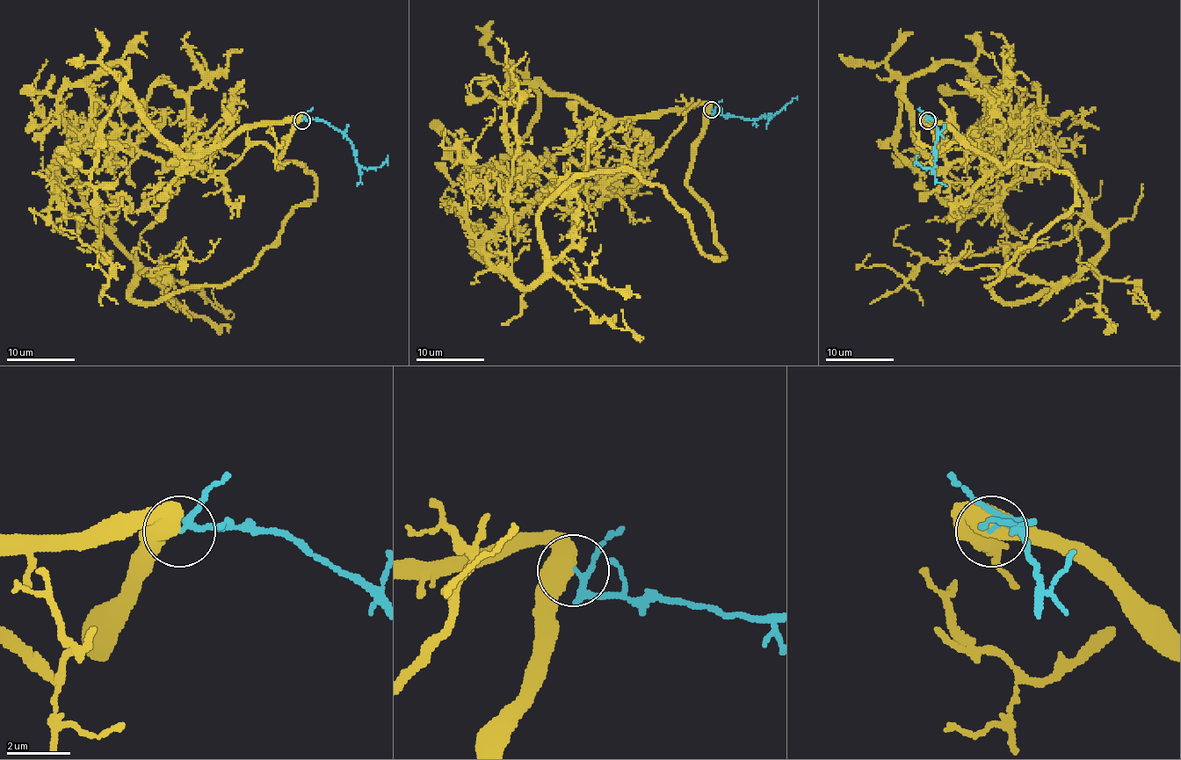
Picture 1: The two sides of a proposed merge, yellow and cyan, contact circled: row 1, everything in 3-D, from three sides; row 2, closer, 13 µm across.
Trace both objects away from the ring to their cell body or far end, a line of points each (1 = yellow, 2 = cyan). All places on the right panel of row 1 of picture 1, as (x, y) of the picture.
1: (928, 121), (1075, 182), (988, 286), (1004, 302), (1105, 243), (1047, 141), (991, 170), (912, 127)
2: (928, 121), (933, 119), (937, 127), (938, 140), (935, 145), (935, 165), (924, 169), (916, 162), (917, 155)

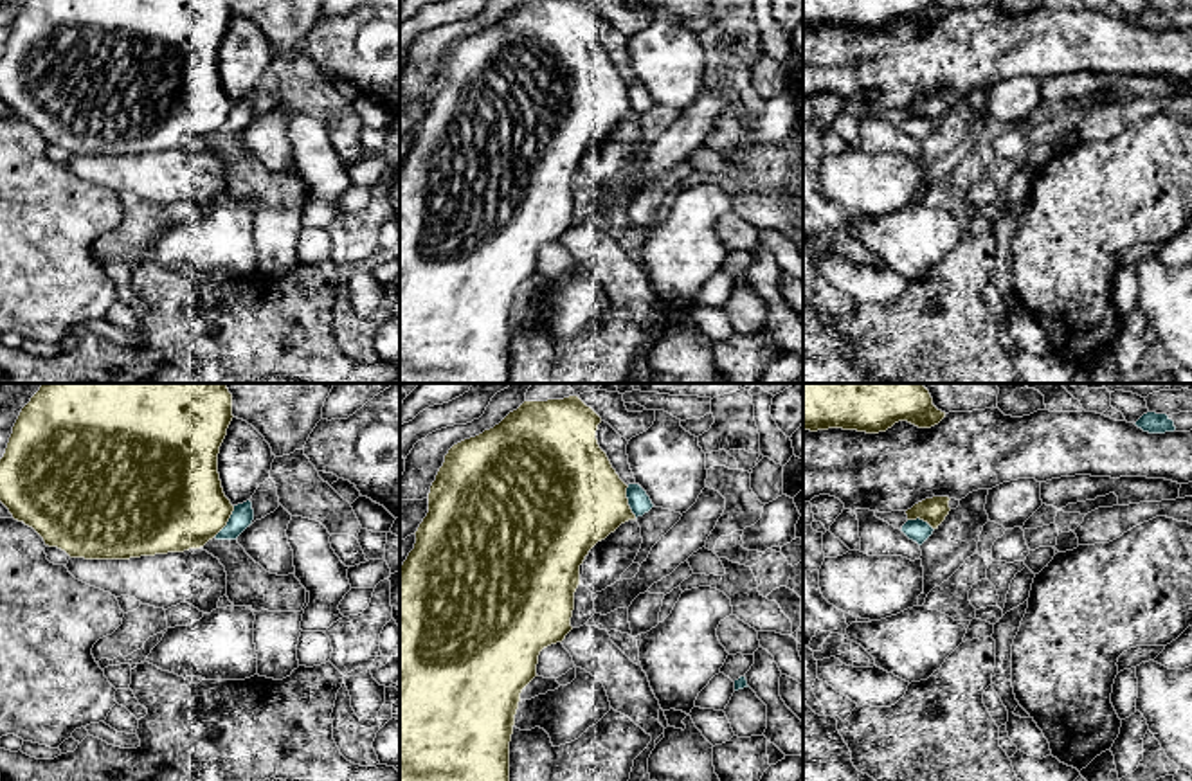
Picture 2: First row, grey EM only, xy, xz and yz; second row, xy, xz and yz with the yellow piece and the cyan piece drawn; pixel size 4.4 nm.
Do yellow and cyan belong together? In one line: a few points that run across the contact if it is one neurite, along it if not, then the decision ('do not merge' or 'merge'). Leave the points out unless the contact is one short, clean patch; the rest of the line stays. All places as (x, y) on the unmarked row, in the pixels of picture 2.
xy (234, 103), (229, 117), (213, 134) | do not merge

